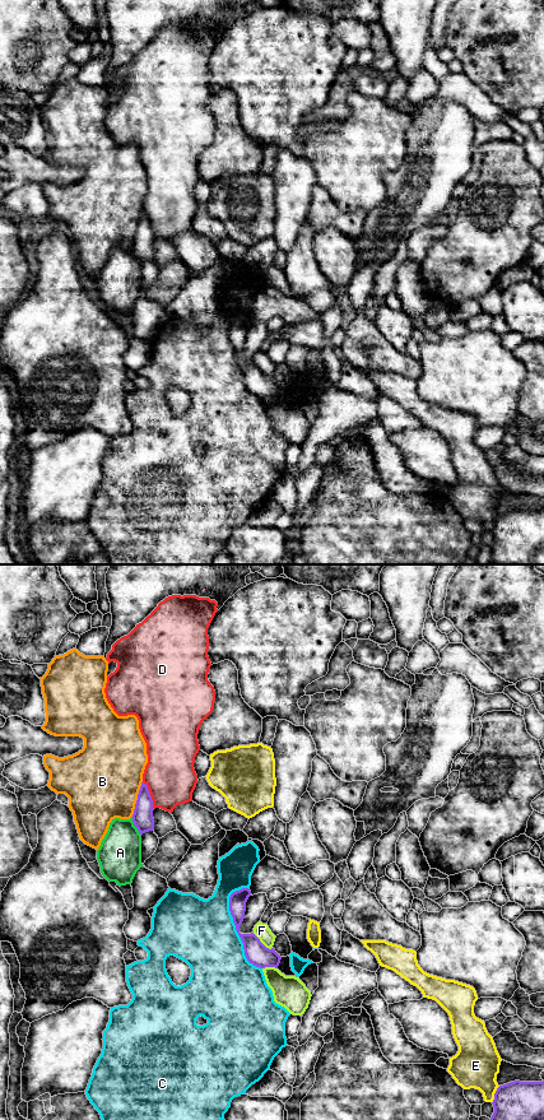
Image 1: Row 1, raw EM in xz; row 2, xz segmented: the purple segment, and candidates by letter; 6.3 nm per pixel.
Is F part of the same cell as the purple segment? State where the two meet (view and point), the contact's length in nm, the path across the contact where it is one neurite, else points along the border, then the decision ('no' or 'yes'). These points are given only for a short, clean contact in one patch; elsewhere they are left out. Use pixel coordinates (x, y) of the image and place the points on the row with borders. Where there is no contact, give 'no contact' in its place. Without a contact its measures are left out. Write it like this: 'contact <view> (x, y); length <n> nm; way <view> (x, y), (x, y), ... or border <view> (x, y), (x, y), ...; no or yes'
contact xz (261, 943); length 160 nm; border xz (252, 933), (266, 947), (272, 948); no

